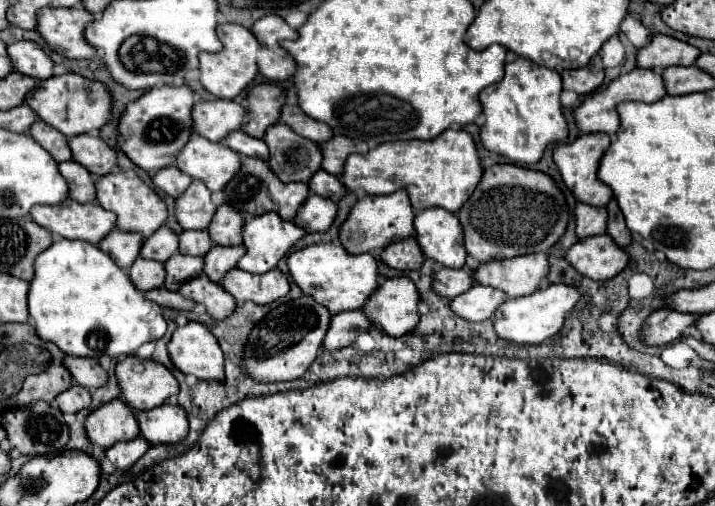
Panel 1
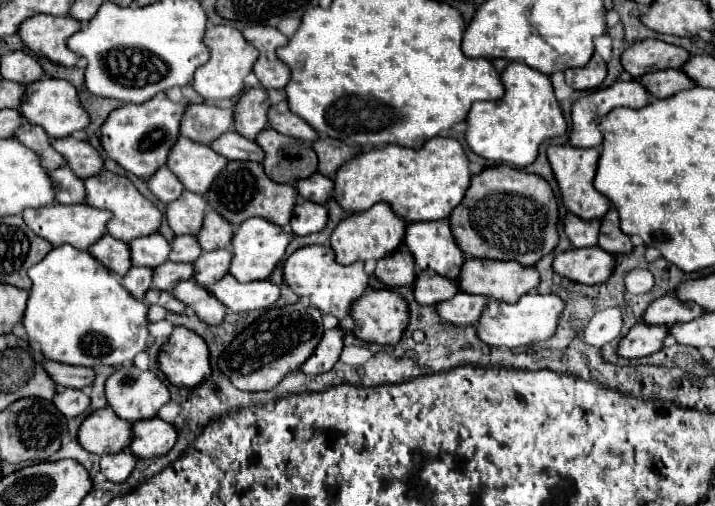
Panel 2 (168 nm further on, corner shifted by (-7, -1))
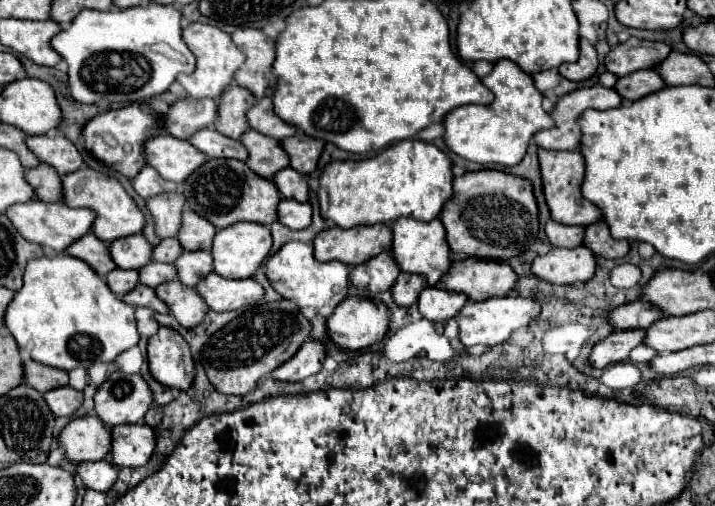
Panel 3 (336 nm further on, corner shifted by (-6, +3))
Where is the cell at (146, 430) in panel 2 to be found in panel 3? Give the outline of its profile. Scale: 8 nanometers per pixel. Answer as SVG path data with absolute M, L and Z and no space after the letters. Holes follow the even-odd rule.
M139 422L139 424L121 424L119 428L111 428L111 458L109 458L109 462L113 466L117 466L117 468L143 466L151 458L153 450L155 450L155 432L147 424Z

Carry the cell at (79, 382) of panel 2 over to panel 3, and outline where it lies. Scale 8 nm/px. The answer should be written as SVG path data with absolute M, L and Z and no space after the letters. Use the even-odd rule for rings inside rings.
M23 356L23 370L25 370L25 384L35 388L37 392L47 392L51 388L59 388L59 386L65 386L69 382L67 378L67 372L63 370L57 370L57 368L49 368L49 366L43 366L35 360L31 360L29 356Z

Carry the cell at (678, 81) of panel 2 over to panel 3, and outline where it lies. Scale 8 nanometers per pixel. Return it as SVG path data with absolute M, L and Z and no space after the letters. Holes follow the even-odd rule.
M637 70L633 74L617 78L617 84L613 86L613 90L623 100L633 102L633 100L639 100L651 92L657 92L663 86L665 86L665 82L659 78L659 74L655 70Z

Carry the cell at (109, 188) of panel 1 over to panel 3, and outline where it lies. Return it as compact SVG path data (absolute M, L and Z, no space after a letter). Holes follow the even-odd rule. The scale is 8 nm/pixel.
M79 168L67 174L61 180L61 184L63 184L63 204L71 208L91 208L97 214L93 222L93 234L99 240L113 242L117 238L139 234L143 230L145 224L143 212L137 208L137 204L131 200L131 196L123 190L123 186L115 178L103 172L95 172L91 168Z

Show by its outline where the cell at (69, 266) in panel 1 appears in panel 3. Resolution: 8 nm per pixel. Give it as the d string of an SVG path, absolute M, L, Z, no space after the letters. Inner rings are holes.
M69 254L53 258L43 256L27 262L23 288L7 306L5 326L17 340L19 348L27 350L35 362L65 372L73 368L89 368L97 360L113 362L121 352L133 348L139 342L139 334L135 328L135 308L119 300L83 260L77 260Z

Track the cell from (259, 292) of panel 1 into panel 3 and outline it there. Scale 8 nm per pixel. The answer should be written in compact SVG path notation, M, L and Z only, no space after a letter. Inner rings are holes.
M215 272L207 274L195 286L195 292L205 300L209 310L227 312L255 304L263 296L263 288L253 280L227 280Z

